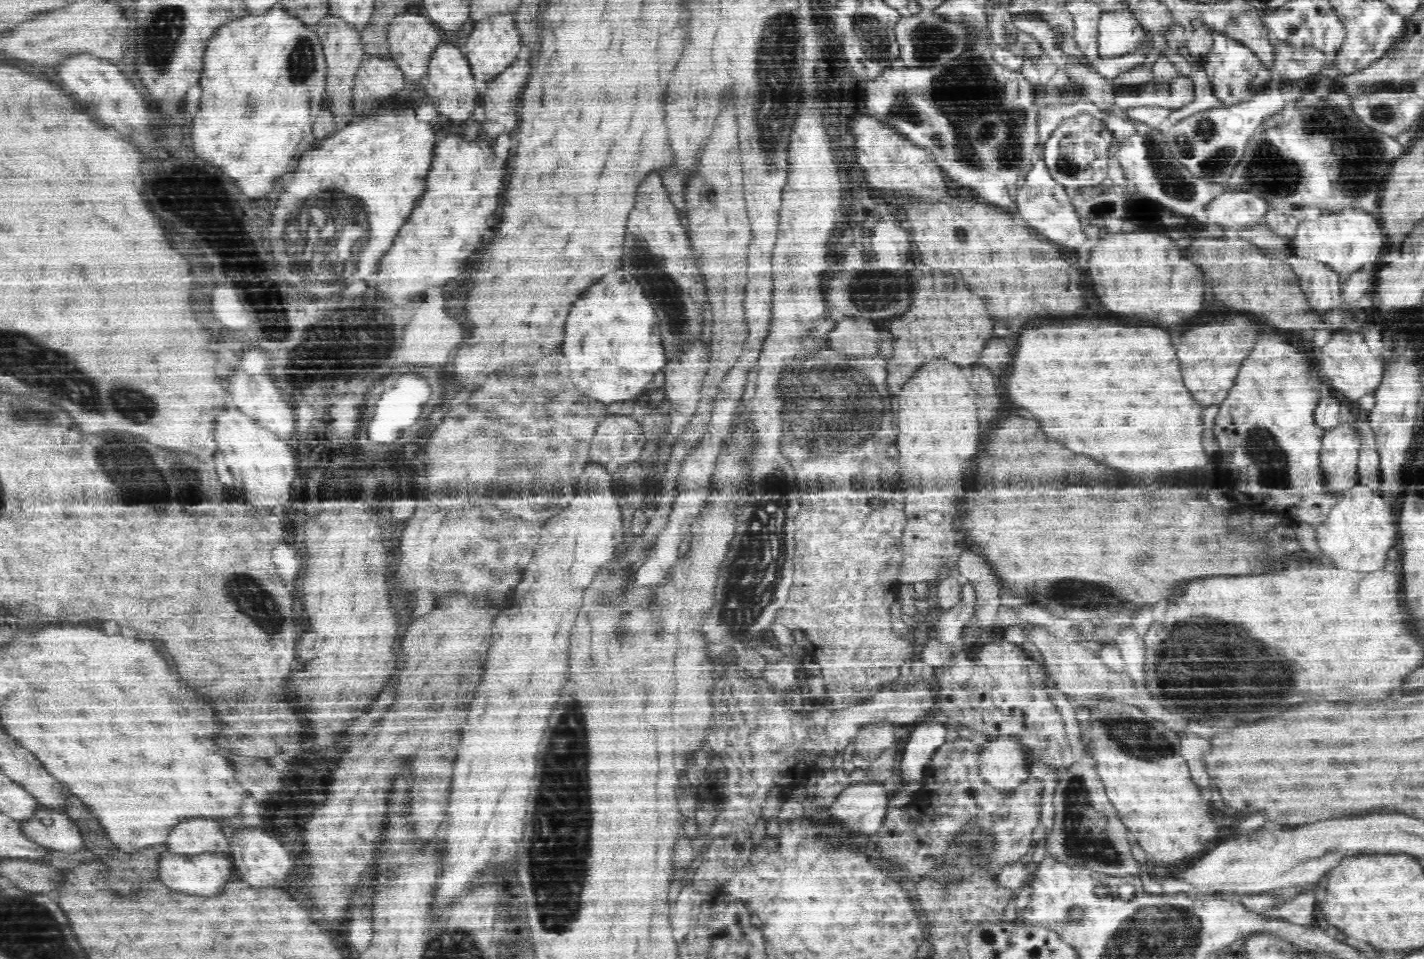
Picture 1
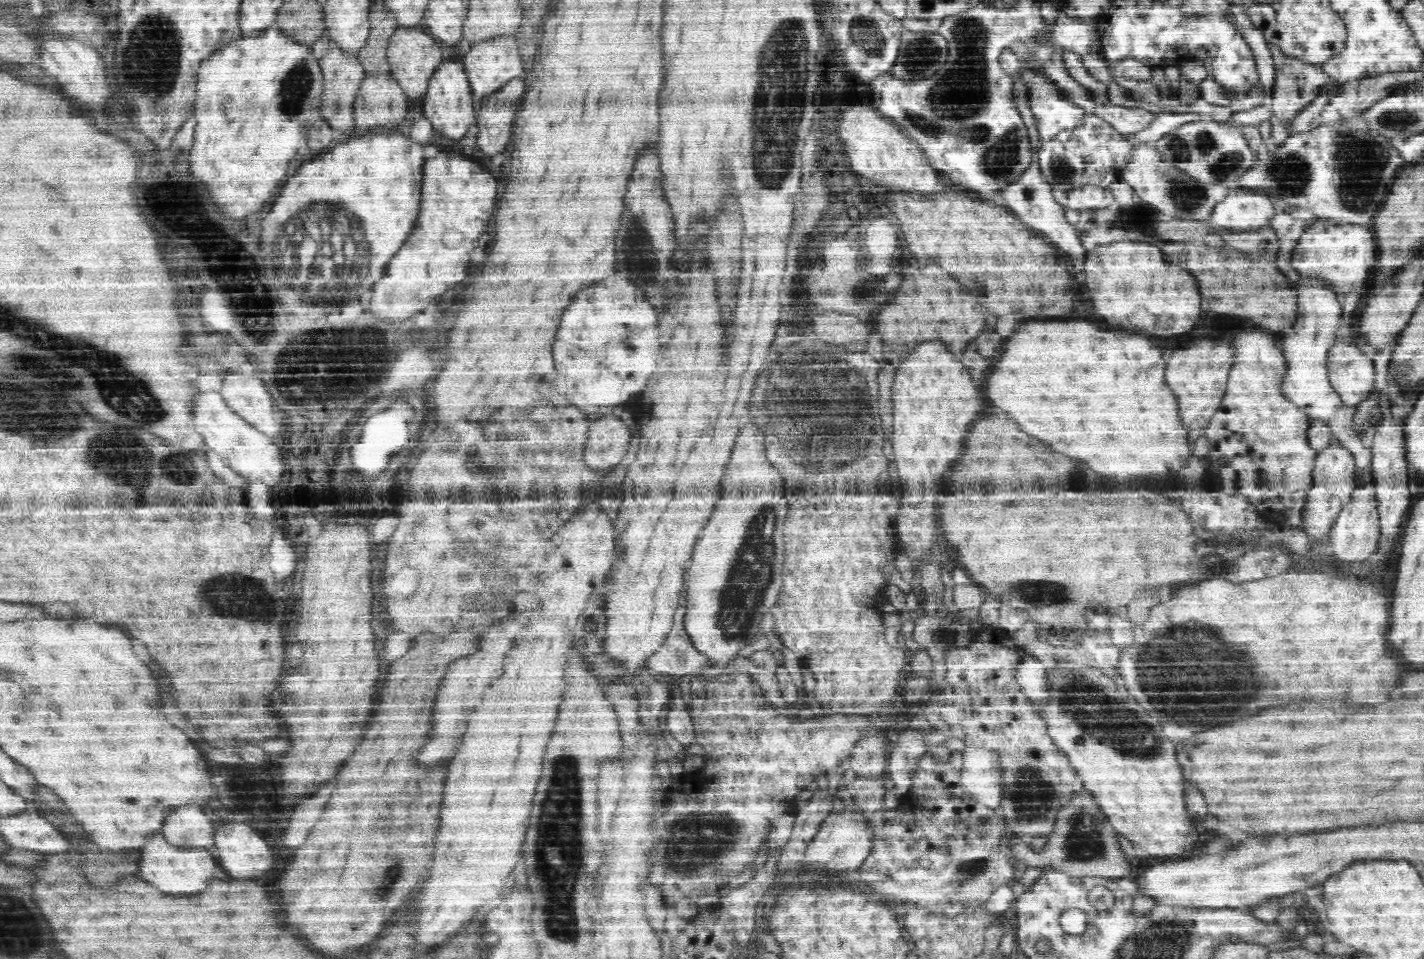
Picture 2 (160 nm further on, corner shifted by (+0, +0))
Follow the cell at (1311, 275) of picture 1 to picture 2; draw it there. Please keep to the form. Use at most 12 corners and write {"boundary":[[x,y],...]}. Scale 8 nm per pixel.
{"boundary":[[1298,278],[1283,392],[1371,466],[1357,411],[1332,388],[1326,356],[1342,306],[1328,280]]}

